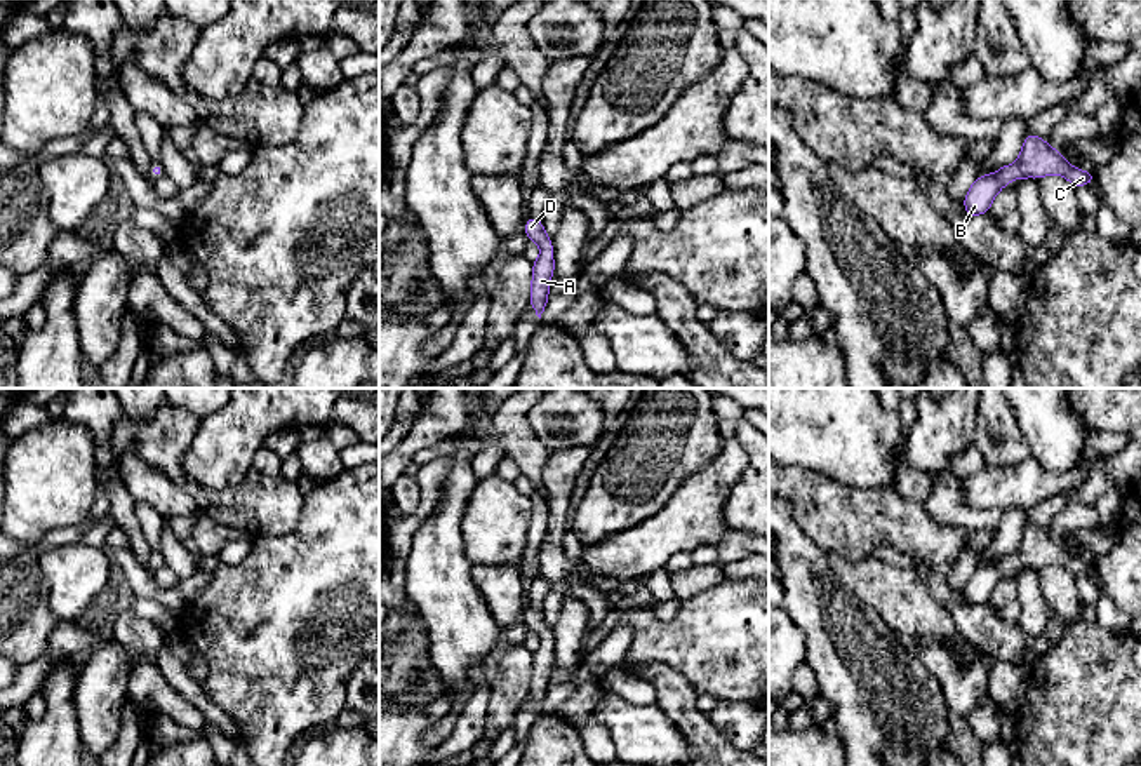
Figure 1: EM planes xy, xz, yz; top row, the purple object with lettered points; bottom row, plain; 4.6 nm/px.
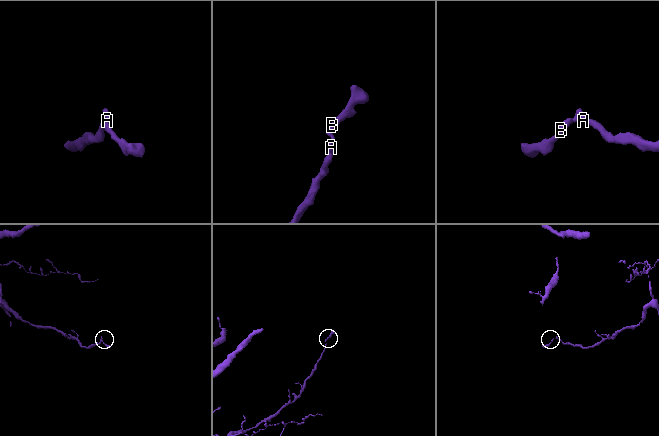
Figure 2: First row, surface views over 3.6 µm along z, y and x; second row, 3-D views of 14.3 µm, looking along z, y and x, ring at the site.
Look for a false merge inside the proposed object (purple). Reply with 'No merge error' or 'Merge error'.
No merge error

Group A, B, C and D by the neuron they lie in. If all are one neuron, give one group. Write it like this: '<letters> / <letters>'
A B C D

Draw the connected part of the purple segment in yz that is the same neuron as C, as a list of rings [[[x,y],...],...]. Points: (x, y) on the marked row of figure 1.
[[[1026,134],[1014,165],[1002,165],[995,174],[983,174],[971,185],[964,198],[965,214],[986,214],[997,193],[1012,179],[1040,179],[1049,174],[1064,176],[1075,188],[1096,181],[1096,172],[1084,172],[1070,165],[1063,153],[1056,151],[1047,141],[1035,134]]]

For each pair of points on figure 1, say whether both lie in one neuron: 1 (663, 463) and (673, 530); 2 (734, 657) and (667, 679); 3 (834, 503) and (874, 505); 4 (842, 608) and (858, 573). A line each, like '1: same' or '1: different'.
1: different
2: different
3: same
4: different

